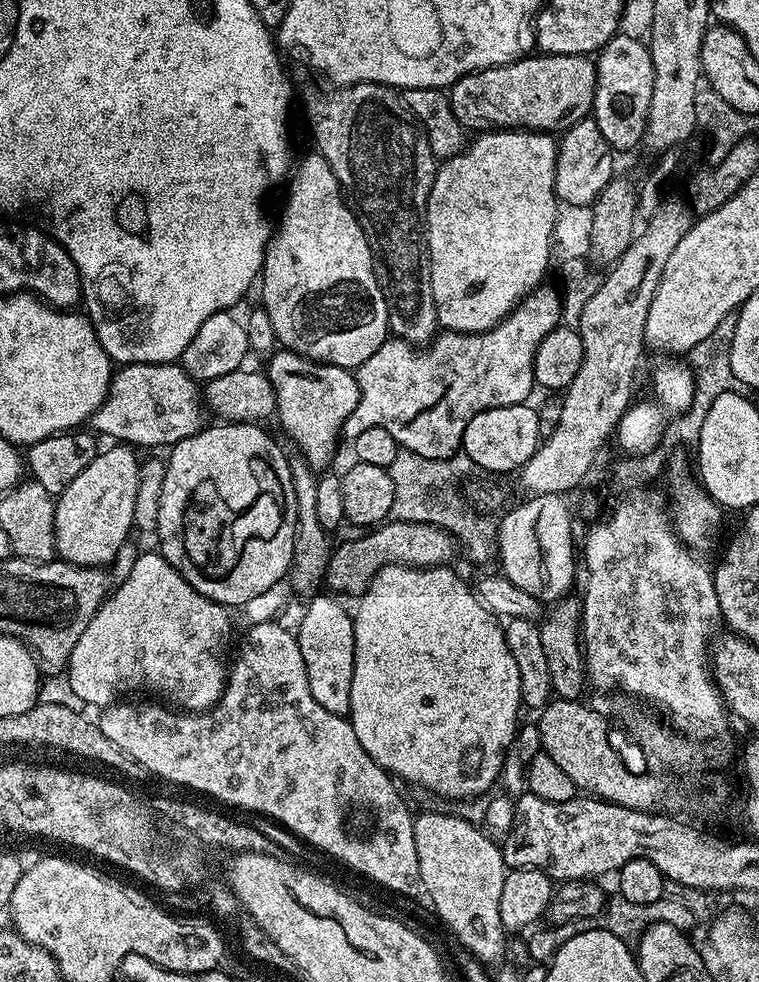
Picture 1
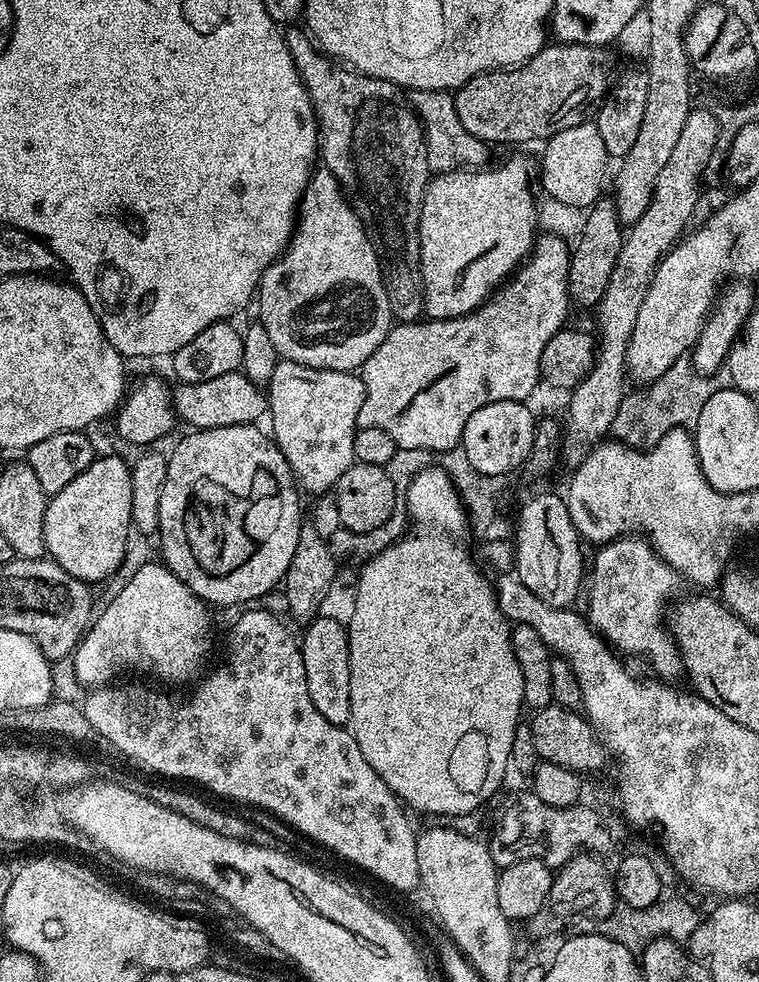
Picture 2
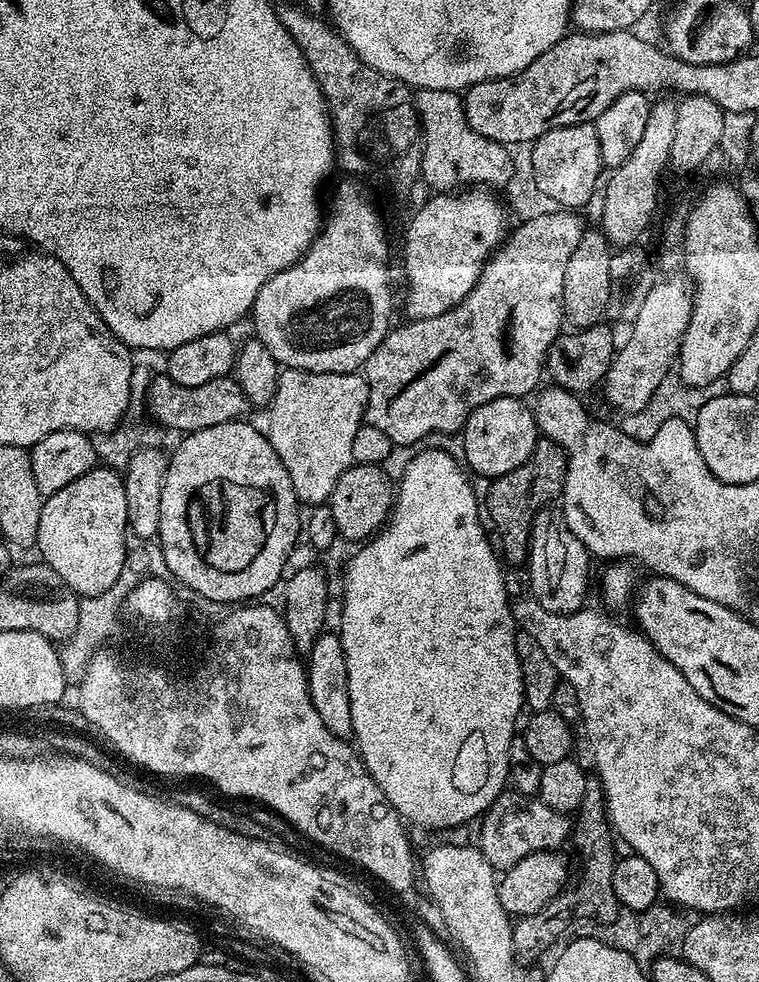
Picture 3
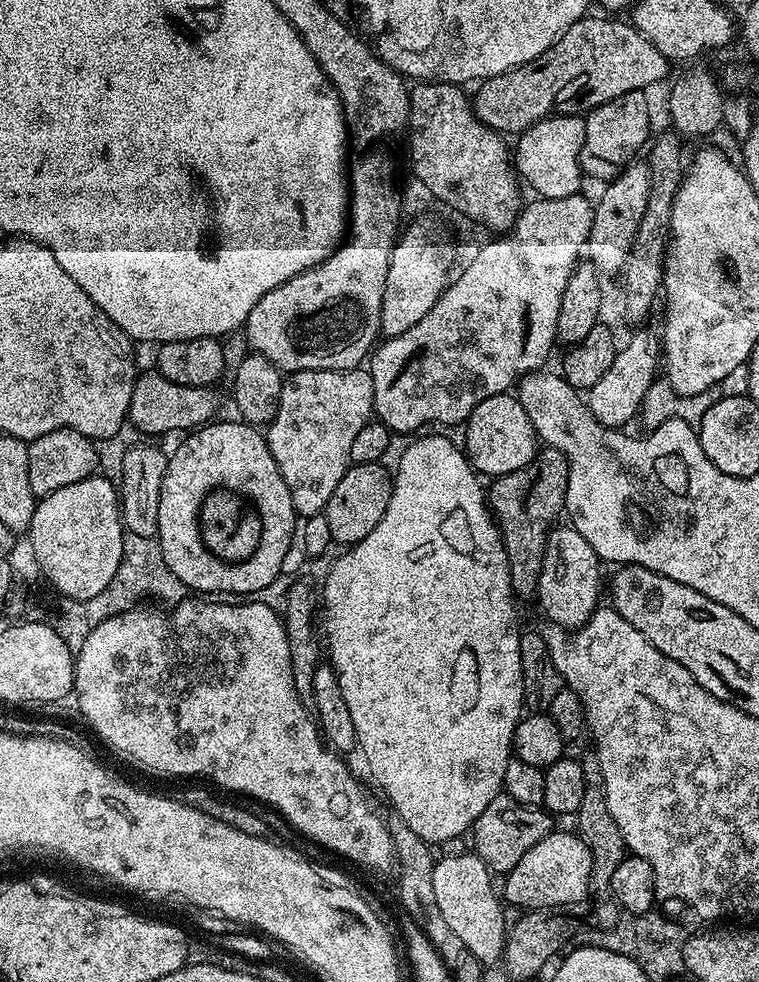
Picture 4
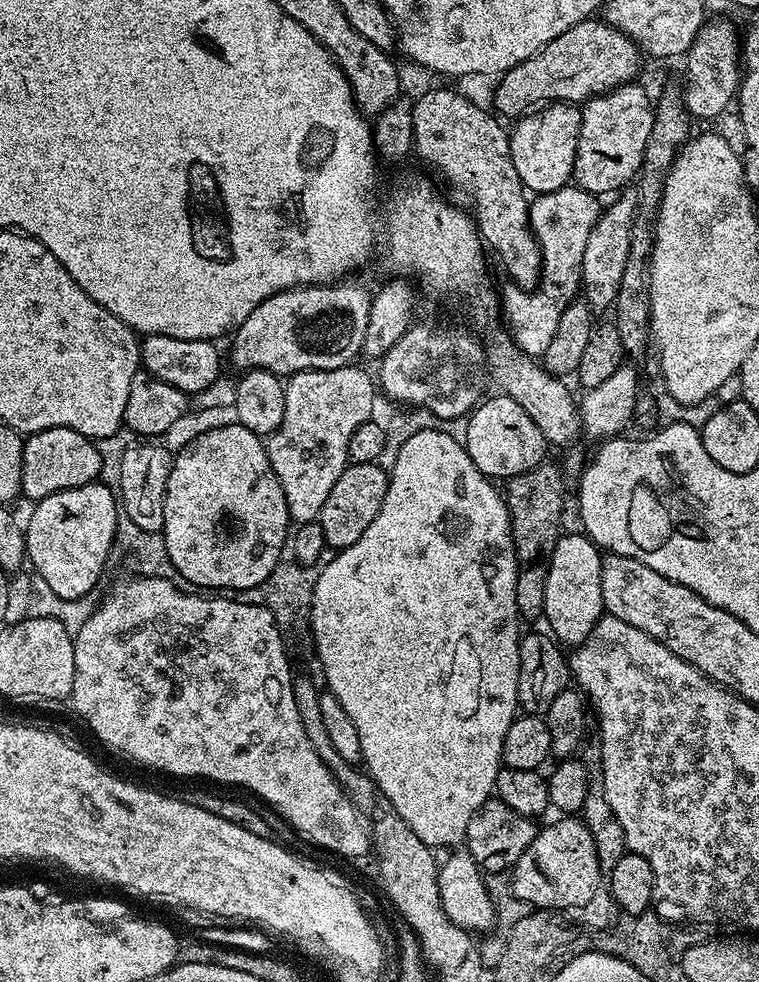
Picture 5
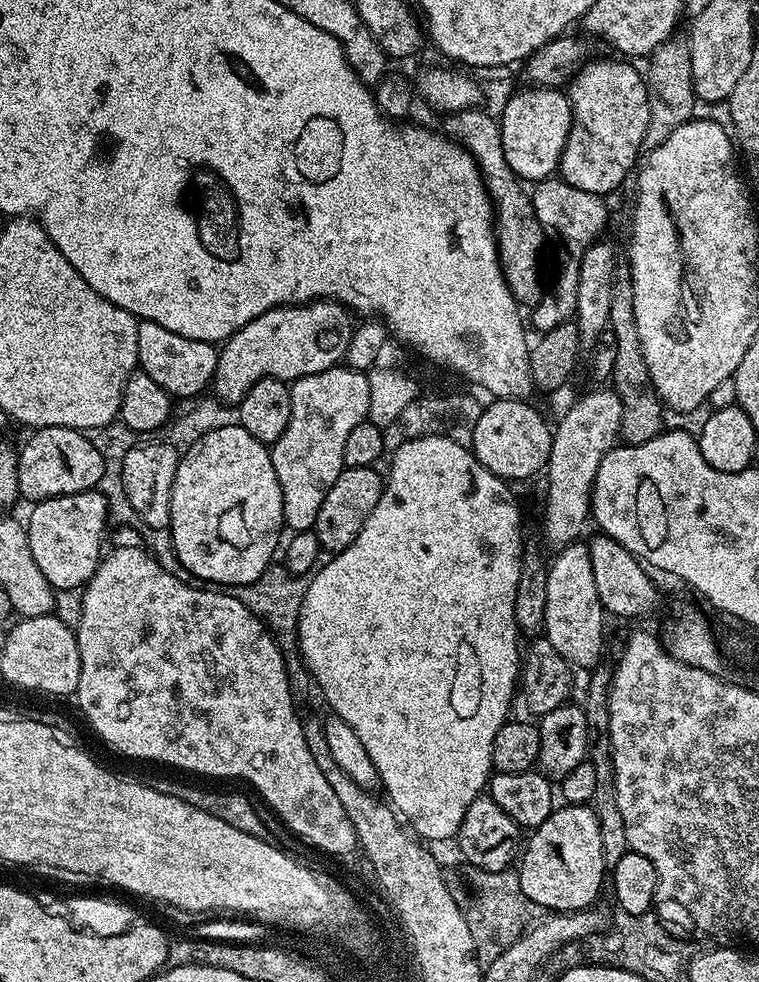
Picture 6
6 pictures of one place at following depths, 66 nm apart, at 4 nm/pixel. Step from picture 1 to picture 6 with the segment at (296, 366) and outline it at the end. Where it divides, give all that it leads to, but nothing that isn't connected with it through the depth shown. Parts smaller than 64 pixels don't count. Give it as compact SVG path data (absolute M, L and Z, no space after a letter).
M337 366L318 374L303 376L301 380L293 380L290 387L290 426L282 430L282 438L270 445L270 451L274 474L278 474L278 486L282 490L284 523L289 529L292 528L293 533L310 532L316 527L318 510L322 510L322 498L326 498L330 486L338 482L338 474L345 469L342 449L346 447L346 437L350 430L354 430L354 426L368 419L370 382L365 373L355 372L347 366Z

